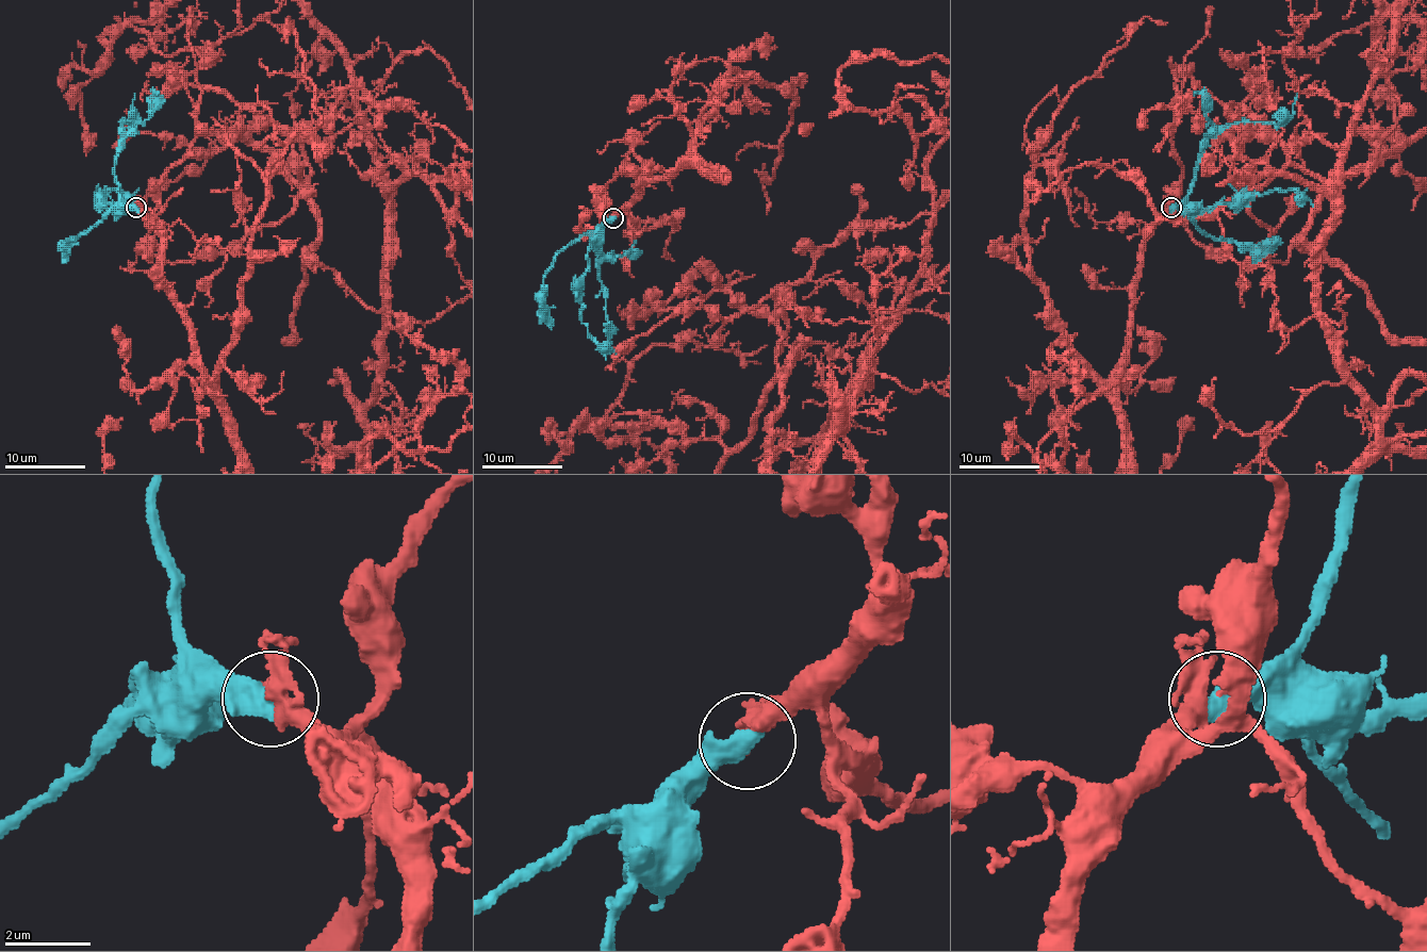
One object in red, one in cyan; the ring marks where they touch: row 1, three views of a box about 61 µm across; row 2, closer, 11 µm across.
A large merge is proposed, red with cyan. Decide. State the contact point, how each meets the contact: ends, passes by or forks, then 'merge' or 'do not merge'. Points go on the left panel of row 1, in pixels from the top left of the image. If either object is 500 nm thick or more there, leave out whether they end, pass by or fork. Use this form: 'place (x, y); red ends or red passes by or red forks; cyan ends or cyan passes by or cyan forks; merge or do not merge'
place (136, 208); merge

